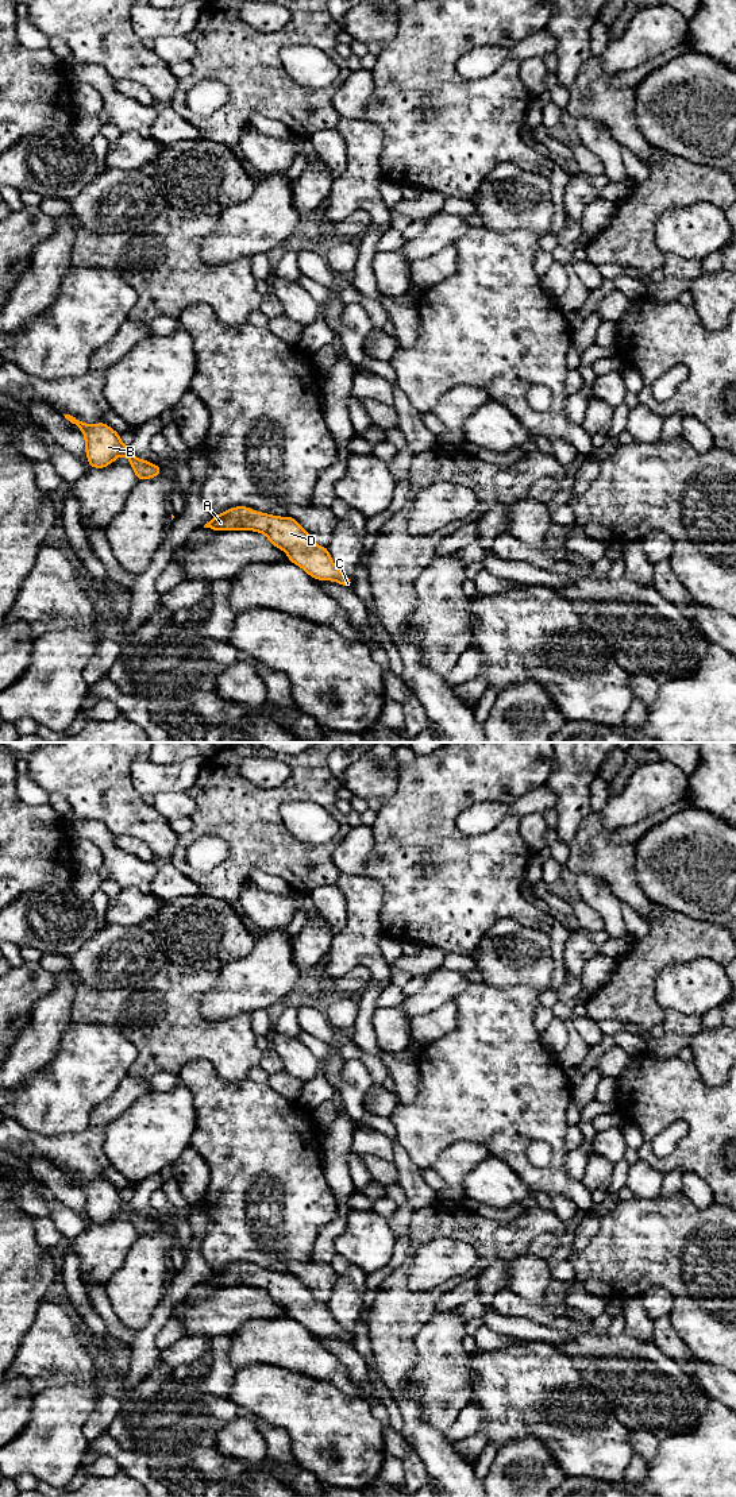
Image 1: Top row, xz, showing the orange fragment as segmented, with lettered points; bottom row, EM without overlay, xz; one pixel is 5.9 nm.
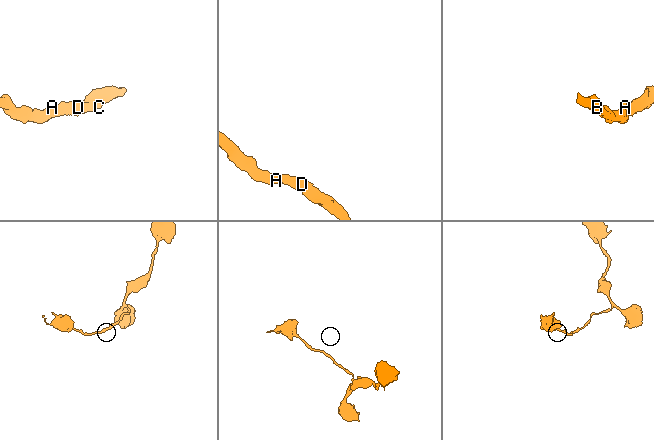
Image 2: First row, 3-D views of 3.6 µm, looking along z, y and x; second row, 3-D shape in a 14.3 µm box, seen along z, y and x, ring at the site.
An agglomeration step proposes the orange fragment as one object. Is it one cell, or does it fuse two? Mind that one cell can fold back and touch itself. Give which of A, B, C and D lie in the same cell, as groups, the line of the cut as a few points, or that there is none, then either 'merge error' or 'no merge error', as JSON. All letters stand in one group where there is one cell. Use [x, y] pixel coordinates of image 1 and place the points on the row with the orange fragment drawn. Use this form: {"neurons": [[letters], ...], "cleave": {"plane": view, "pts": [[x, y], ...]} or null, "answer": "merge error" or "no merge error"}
{"neurons": [["A", "B", "C", "D"]], "cleave": null, "answer": "no merge error"}

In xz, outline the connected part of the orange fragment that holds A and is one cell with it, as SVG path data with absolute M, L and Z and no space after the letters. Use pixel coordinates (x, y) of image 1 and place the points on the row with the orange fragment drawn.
M235 506L224 513L213 514L204 528L211 528L217 533L226 529L263 533L270 544L288 553L289 562L303 568L313 579L332 580L344 587L354 586L354 582L332 562L328 548L315 544L312 535L290 516L271 516L254 512L248 506Z

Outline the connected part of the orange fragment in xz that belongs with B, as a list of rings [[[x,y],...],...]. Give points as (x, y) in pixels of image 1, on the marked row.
[[[63,414],[66,420],[82,431],[85,439],[85,454],[92,468],[104,468],[113,463],[117,456],[126,456],[138,481],[157,478],[162,467],[154,466],[149,460],[138,459],[128,445],[120,440],[120,433],[105,423],[85,424],[78,418]]]

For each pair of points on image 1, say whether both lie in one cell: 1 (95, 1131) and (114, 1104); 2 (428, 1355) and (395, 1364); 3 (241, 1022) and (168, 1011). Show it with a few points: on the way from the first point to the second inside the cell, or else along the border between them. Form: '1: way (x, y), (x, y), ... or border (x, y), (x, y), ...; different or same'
1: way (97, 1125), (97, 1121), (107, 1111); same
2: border (417, 1332), (416, 1366), (407, 1388); different
3: way (223, 1029), (185, 1029); same

